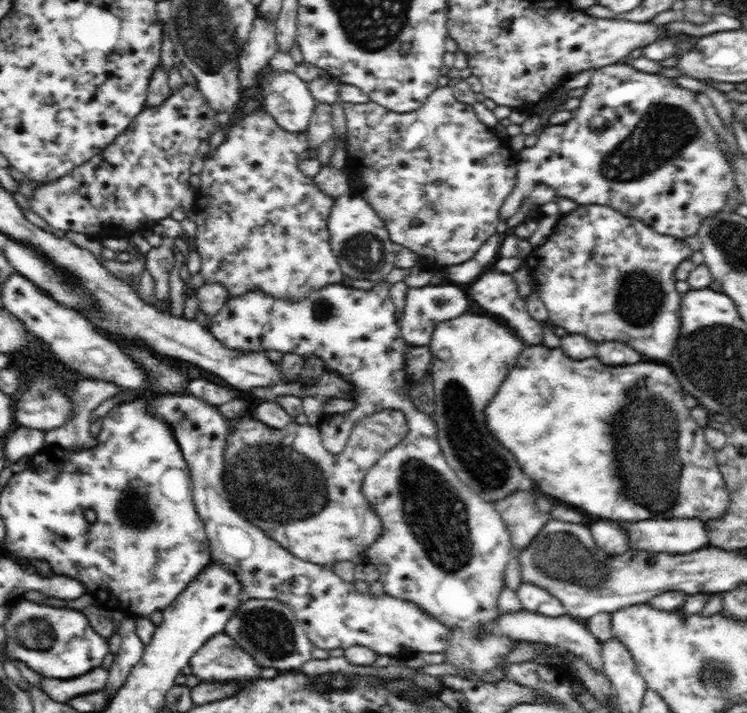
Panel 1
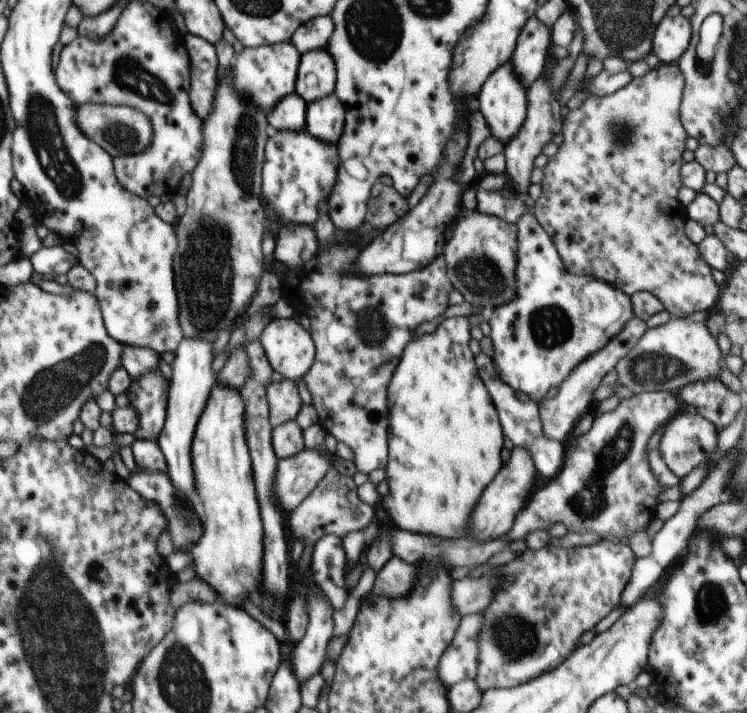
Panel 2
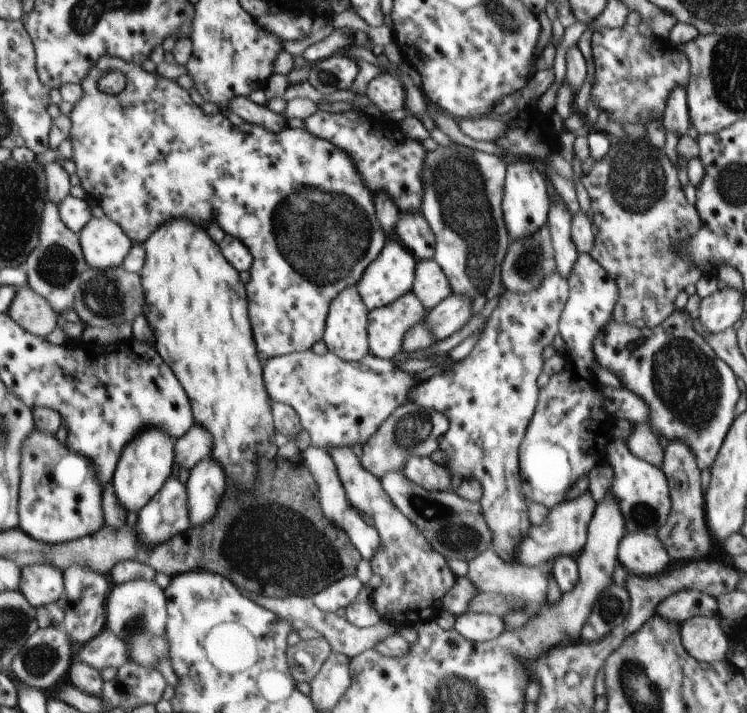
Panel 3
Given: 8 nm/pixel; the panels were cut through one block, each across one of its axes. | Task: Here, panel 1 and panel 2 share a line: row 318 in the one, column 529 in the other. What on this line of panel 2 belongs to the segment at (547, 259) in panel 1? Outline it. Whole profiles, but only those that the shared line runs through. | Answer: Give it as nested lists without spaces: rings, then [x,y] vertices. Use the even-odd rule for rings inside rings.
[[[605,539],[587,546],[560,550],[554,546],[538,552],[526,552],[516,560],[502,566],[510,576],[508,588],[502,584],[496,600],[484,612],[486,622],[480,634],[478,674],[474,679],[482,692],[488,689],[505,689],[527,683],[542,672],[558,668],[578,648],[578,640],[586,630],[592,630],[600,620],[621,604],[622,592],[629,583],[636,555],[628,545],[617,539]],[[548,600],[550,600],[550,632],[548,632]]]

